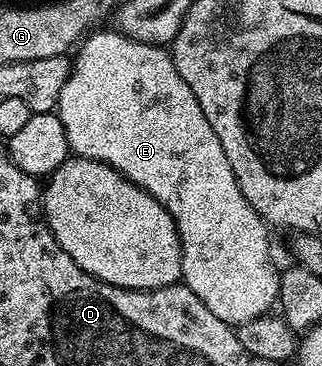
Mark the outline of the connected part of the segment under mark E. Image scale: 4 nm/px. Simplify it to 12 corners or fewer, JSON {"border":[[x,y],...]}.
{"border":[[77,46],[71,154],[172,215],[182,281],[239,327],[278,305],[271,230],[163,46]]}

